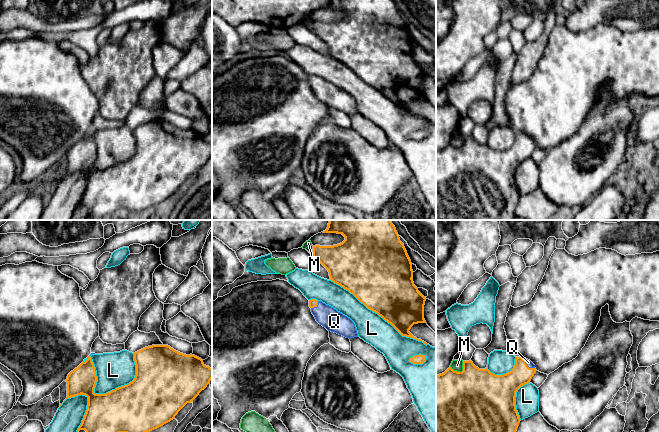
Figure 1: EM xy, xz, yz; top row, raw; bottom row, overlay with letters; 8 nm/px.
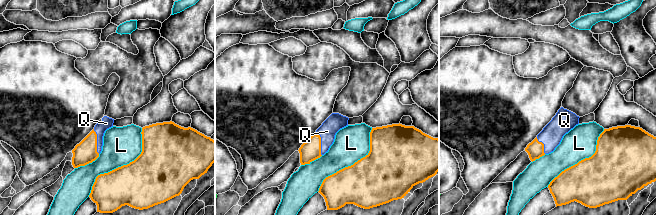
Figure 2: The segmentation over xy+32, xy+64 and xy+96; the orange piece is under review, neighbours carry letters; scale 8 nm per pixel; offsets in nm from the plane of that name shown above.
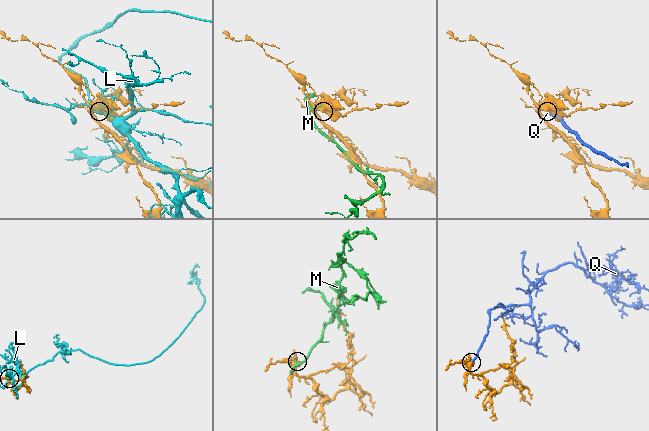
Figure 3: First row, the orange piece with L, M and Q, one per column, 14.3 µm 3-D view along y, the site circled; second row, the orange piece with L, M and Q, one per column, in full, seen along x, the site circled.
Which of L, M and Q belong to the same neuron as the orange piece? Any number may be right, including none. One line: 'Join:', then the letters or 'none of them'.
Join: Q

